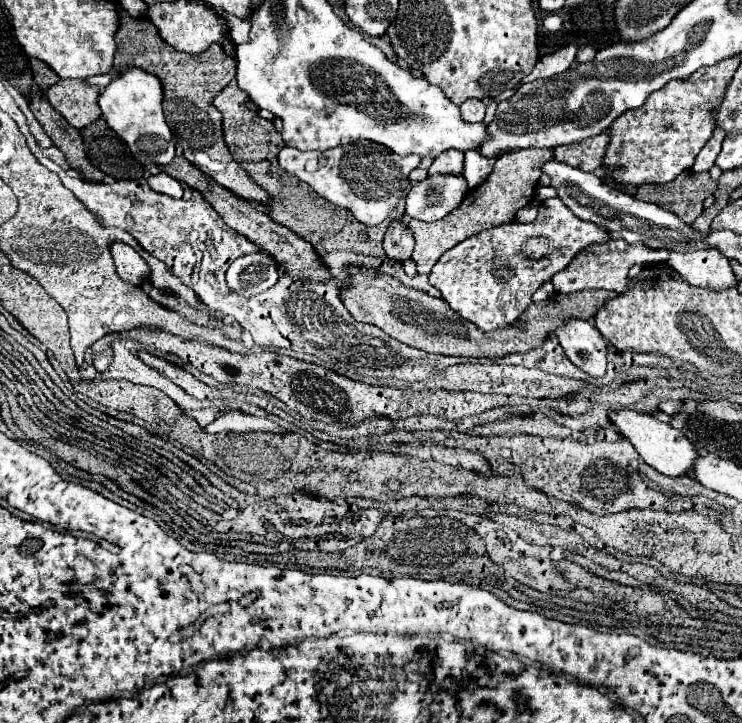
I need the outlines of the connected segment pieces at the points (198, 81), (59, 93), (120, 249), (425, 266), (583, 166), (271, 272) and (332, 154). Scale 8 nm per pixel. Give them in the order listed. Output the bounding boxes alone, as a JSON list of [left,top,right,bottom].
[[115,10,271,206],[45,80,101,128],[111,242,149,286],[409,148,553,274],[555,132,609,172],[227,250,279,296],[279,142,419,226]]

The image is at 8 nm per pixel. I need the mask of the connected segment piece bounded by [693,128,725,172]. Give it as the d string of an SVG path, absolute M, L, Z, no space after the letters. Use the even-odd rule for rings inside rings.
M717 128L709 140L709 144L705 144L705 148L699 152L695 164L693 164L693 170L695 172L707 172L713 164L715 164L715 158L717 154L721 152L721 142L723 142L725 134L721 132L721 128Z

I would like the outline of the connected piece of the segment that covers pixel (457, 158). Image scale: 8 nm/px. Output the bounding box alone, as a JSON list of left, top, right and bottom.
[429,150,463,174]

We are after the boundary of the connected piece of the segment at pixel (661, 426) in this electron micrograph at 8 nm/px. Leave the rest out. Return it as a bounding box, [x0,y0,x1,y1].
[609,410,697,476]

